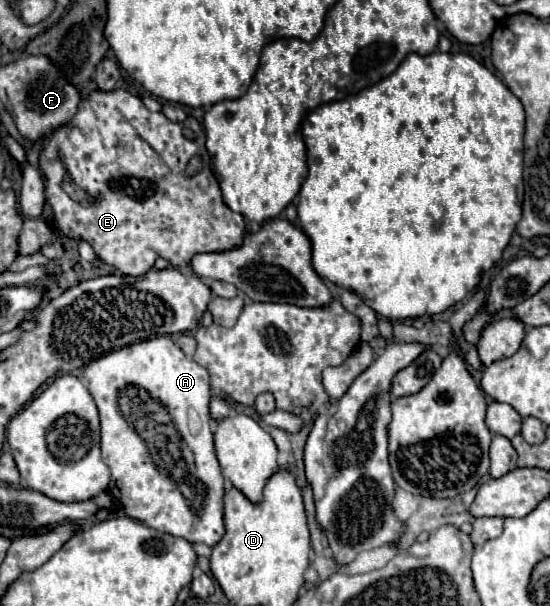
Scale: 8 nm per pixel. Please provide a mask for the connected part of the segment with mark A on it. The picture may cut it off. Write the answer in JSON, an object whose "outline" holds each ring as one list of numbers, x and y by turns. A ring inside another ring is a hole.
{"outline":[[183,333,176,335,163,334,155,335,151,339,127,345,123,349,117,349,97,361,91,361,89,365,85,365,83,369,83,377,87,381,87,389,91,393,91,397,97,403,99,409,99,417,101,417,101,455,103,461,109,465,111,469,111,495,115,499,121,501,121,507,125,511,125,515,129,515,135,521,145,523,147,527,153,527,157,531,175,535,175,537,183,537,189,543,205,543,209,547,213,547,225,533,223,527,223,475,219,471,219,463,215,457,215,449,213,449,213,433,211,433,211,413,209,413,209,403,211,399,210,376,204,367,201,367,193,359,187,359,185,353,179,349,177,339],[127,385,139,385,145,387,153,397,157,397,169,411,175,423,177,431,181,434,181,451,183,459,187,461,187,467,191,469,191,477,195,477,199,483,197,487,189,487,189,493,185,495,181,491,181,487,167,487,167,475,161,475,157,471,157,467,153,465,151,455,145,455,145,441,139,439,139,435,129,435,129,429,123,429,123,421,117,409,117,393,121,387]]}

